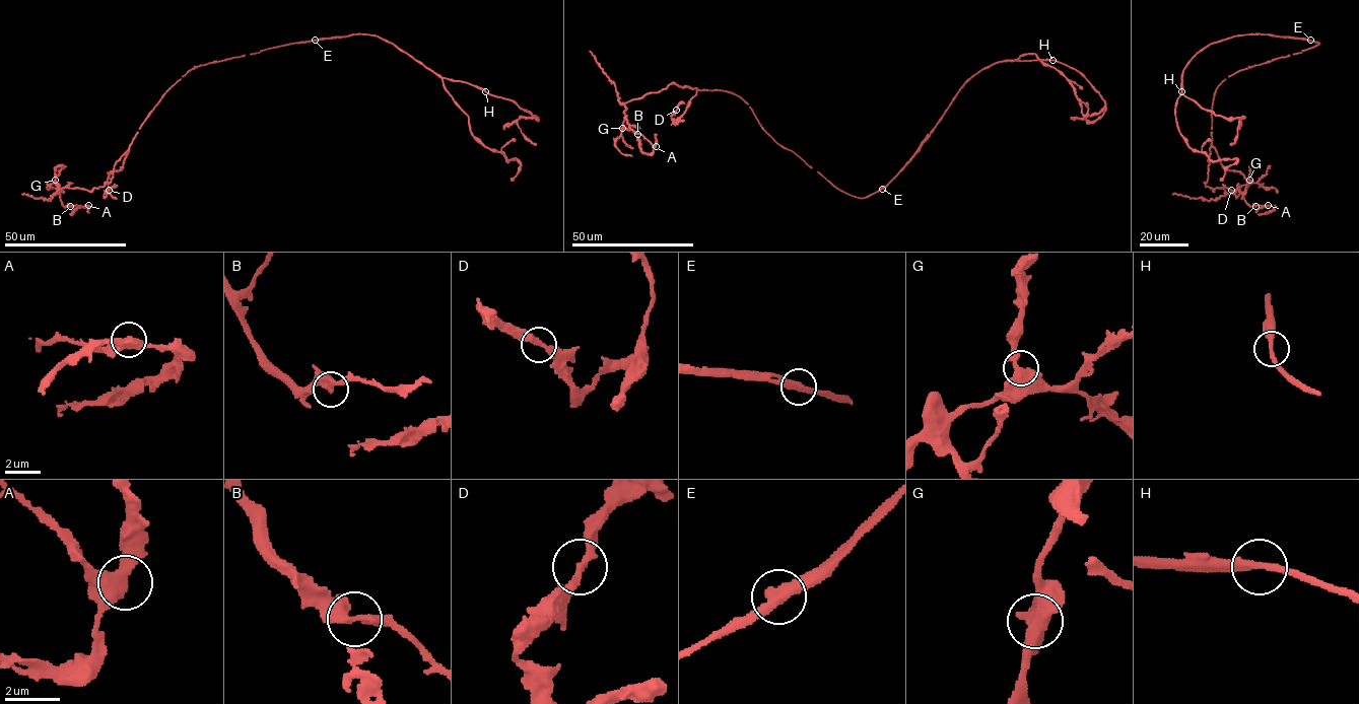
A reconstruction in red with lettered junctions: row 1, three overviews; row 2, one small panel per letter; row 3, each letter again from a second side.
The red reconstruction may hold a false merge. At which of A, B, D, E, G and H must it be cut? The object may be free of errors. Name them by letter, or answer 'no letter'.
E

